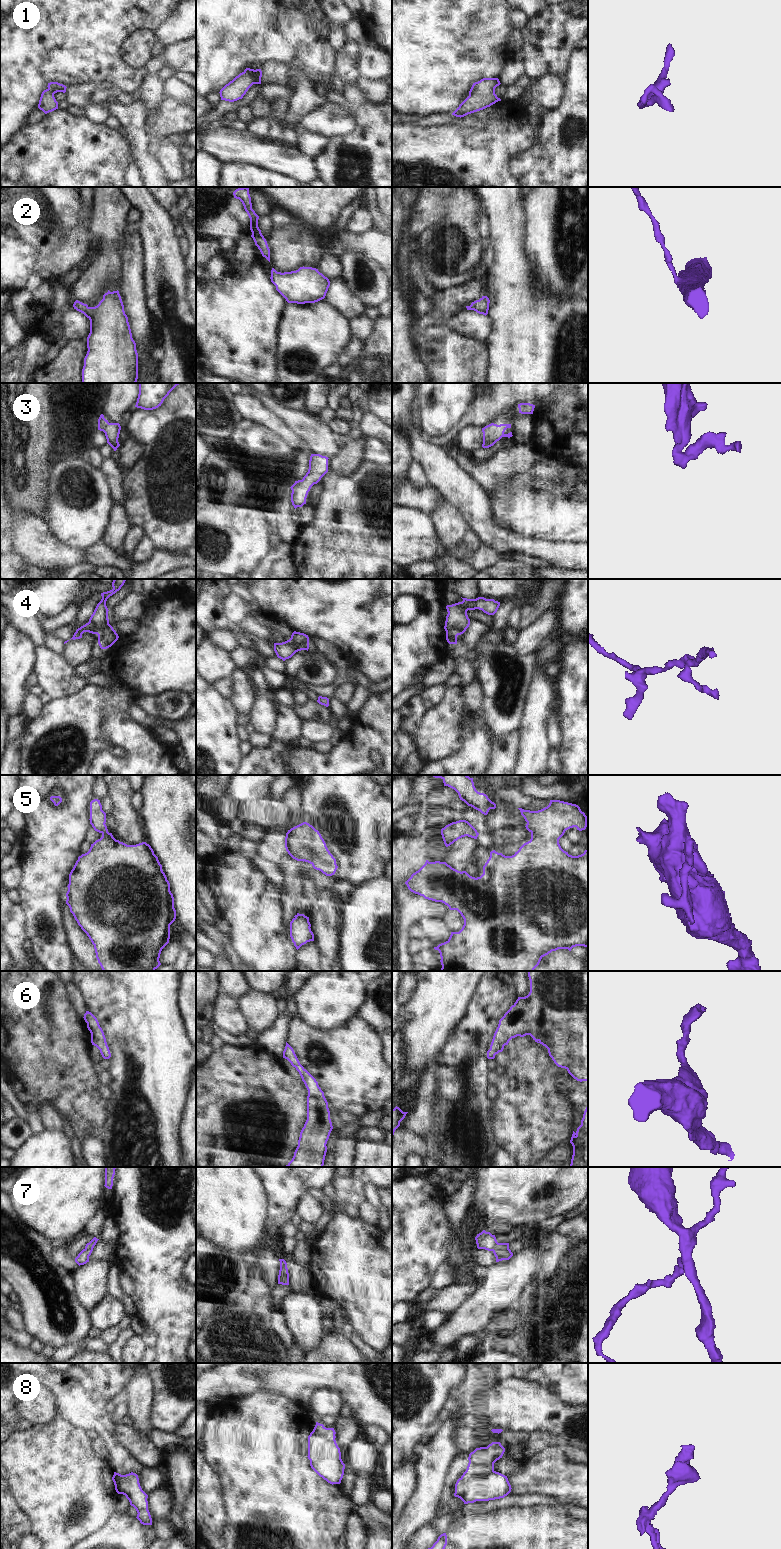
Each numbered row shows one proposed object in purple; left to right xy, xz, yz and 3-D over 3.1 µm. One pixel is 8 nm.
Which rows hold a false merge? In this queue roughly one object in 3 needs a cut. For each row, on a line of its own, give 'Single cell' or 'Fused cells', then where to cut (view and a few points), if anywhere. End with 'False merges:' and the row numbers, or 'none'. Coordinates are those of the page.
1: Single cell. No split
2: Single cell. No split
3: Single cell. No split
4: Single cell. No split
5: Single cell. No split
6: Single cell. No split
7: Single cell. No split
8: Single cell. No split
False merges: none.

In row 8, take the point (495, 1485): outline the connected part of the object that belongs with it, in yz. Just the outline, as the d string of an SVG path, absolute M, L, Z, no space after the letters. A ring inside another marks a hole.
M492 1442L471 1452L467 1469L455 1484L454 1496L464 1504L507 1496L512 1489L508 1478L494 1470L494 1463L502 1458L504 1452L500 1442Z

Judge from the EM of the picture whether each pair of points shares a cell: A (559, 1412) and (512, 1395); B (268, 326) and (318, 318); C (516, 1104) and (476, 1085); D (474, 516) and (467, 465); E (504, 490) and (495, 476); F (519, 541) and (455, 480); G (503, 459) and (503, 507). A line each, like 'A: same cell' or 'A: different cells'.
A: same cell
B: different cells
C: different cells
D: different cells
E: different cells
F: same cell
G: different cells

